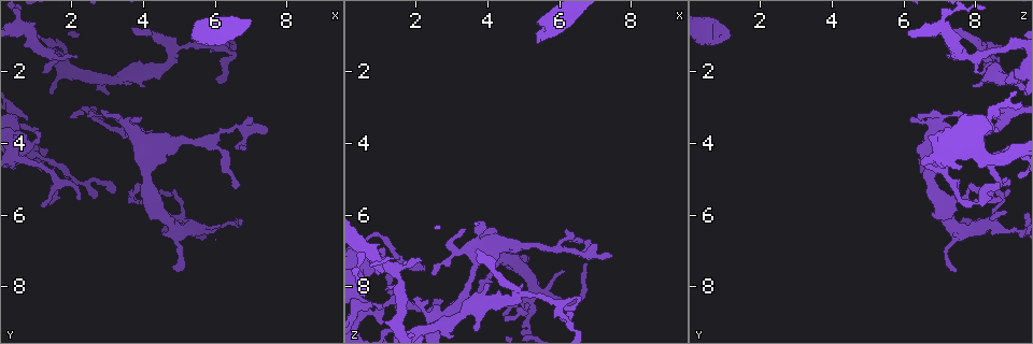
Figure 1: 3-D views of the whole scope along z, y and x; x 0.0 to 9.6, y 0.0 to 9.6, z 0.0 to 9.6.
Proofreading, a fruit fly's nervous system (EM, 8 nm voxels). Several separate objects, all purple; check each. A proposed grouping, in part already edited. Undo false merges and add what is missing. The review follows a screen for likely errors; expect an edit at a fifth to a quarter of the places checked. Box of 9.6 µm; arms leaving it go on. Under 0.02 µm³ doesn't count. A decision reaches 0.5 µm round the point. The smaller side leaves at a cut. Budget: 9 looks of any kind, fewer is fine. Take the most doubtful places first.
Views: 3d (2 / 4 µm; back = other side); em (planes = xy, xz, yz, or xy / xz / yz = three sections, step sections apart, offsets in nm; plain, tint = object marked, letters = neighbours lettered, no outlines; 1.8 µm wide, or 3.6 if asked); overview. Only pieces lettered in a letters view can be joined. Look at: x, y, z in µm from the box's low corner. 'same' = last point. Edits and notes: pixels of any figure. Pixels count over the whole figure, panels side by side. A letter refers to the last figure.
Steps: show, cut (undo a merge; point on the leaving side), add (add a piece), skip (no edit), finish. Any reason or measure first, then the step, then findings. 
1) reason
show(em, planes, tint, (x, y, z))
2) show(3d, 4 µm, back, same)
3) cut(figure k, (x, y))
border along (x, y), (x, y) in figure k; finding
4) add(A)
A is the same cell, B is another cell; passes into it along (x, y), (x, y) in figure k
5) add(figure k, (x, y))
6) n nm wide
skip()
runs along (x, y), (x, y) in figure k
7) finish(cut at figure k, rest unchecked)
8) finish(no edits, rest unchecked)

free end
show(3d, 2 µm, (5.35, 1.00, 1.25))

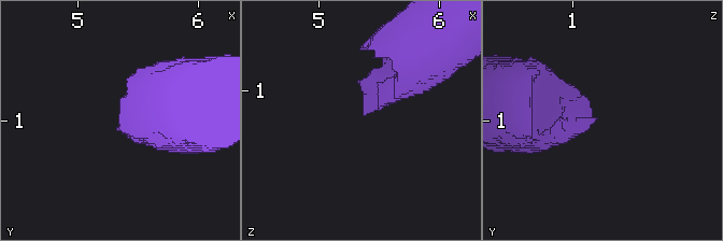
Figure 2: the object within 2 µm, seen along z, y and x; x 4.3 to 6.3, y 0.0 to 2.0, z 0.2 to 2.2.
shape alone is not enough
show(em, planes, letters, (5.36, 0.98, 1.18))

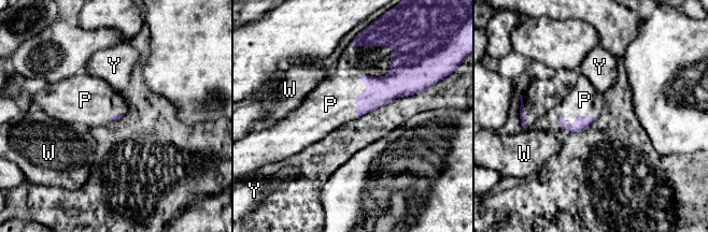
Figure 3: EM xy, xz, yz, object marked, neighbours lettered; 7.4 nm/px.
add(P)
P is the same cell, W and Y are other cells; passes into it along (581, 122), (575, 118), (584, 100) in figure 3; the neuron continues

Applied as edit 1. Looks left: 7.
thin end
show(em, planes, letters, (2.80, 5.50, 8.35))

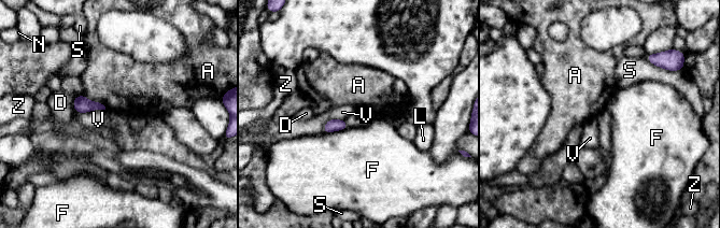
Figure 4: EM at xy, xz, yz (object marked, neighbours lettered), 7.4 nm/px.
skip()
A, D, F, L, N, S, V and Z are other cells; border along (106, 109), (94, 109), (85, 113) in figure 4; no lettered piece goes on from it

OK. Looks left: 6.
free end
show(3d, 4 µm, (2.15, 1.65, 7.25))

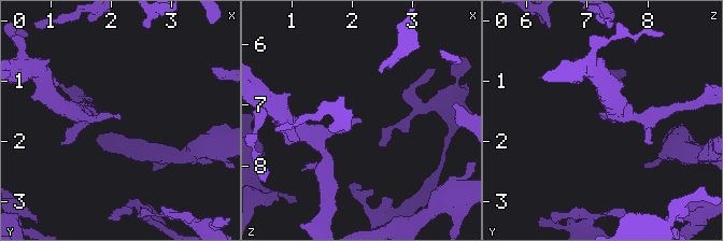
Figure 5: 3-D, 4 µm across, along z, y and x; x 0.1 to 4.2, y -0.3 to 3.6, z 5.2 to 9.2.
show(em, yz, step 8, letters, (2.10, 1.55, 7.20))

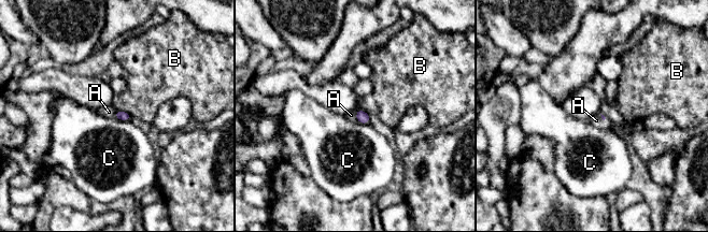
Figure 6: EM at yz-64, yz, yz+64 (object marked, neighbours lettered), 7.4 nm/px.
another direction
show(em, xz, step 4, letters, same)

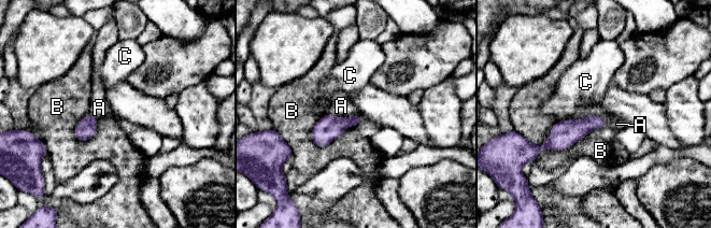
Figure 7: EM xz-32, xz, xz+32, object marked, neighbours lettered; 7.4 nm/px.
add(A)
A is the same cell, B and C are other cells; passes into it along (328, 128), (344, 117), (341, 105) in figure 7; the neuron continues

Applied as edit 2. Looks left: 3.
free end
show(em, xz, step 4, letters, (3.75, 0.85, 6.95))

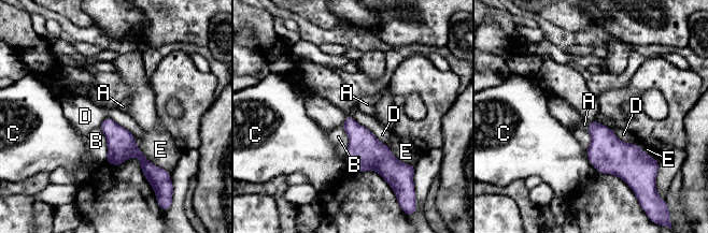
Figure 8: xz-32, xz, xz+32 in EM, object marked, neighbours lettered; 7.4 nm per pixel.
skip()
A, B, C, D and E are other cells; border along (99, 126), (110, 117), (133, 136) in figure 8; no lettered piece goes on from it

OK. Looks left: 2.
finish(add at figure 3, add at figure 7, rest unchecked)

